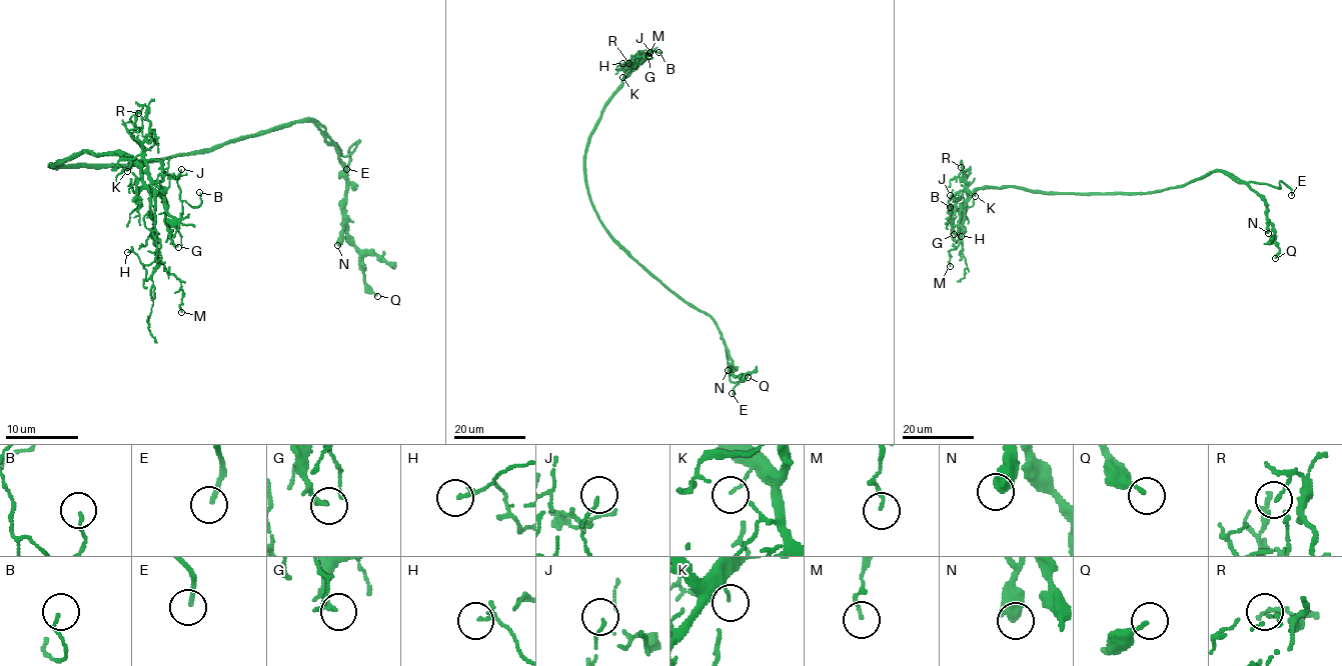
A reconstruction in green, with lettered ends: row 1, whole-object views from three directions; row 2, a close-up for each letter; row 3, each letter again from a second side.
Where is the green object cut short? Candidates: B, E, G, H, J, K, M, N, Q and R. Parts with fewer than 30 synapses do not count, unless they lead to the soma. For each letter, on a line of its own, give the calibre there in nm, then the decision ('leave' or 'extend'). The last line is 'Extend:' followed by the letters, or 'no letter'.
B: 100 nm | leave
E: 170 nm | extend
G: 180 nm | leave
H: 150 nm | leave
J: 80 nm | leave
K: 70 nm | leave
M: 120 nm | leave
N: 550 nm | leave
Q: 160 nm | leave
R: 120 nm | leave
Extend: E

